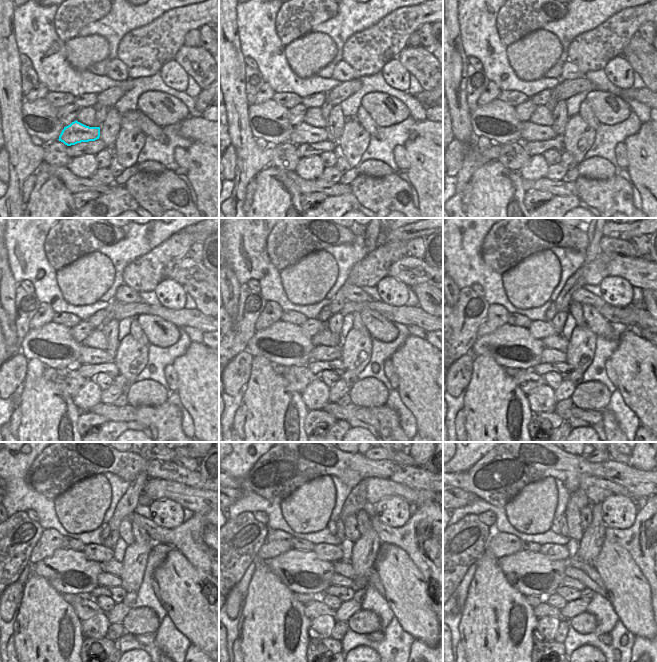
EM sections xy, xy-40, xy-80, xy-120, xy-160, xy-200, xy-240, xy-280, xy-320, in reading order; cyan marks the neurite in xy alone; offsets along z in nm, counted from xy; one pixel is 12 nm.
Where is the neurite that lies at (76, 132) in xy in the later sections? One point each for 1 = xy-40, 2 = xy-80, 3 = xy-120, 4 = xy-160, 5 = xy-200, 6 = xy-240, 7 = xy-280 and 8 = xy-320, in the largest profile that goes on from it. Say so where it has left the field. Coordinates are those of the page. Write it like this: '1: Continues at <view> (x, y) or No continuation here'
1: Continues at xy-40 (303, 133)
2: Continues at xy-80 (531, 132)
3: Continues at xy-120 (87, 356)
4: Continues at xy-160 (319, 353)
5: Continues at xy-200 (548, 355)
6: Continues at xy-240 (104, 579)
7: Continues at xy-280 (337, 580)
8: Continues at xy-320 (566, 581)

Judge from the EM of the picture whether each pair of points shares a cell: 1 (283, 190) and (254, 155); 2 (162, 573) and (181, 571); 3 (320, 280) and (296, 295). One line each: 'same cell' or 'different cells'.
1: different cells
2: same cell
3: same cell

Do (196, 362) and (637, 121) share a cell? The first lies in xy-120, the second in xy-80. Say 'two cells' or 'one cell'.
two cells

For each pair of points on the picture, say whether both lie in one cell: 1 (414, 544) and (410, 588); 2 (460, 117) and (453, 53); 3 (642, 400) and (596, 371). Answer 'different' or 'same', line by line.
1: different
2: same
3: different

